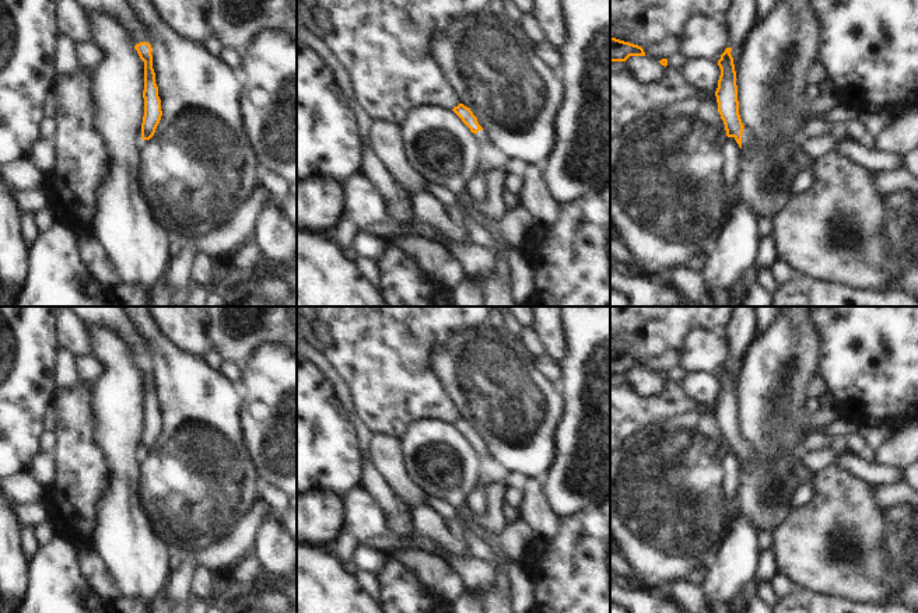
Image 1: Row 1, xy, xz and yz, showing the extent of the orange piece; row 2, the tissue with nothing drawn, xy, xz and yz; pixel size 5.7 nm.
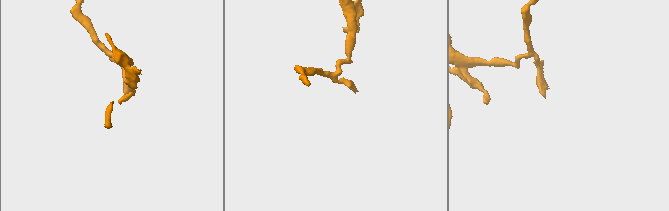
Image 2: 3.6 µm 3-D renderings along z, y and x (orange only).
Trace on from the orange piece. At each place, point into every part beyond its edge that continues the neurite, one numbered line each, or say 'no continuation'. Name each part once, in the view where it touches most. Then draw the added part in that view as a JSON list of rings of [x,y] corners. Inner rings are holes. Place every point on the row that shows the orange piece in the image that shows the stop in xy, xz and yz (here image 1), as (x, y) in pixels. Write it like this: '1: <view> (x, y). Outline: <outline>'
1: yz (767, 174). Outline: [[[744,126],[742,133],[742,172],[737,179],[737,199],[743,200],[753,216],[774,218],[793,195],[792,183],[805,169],[795,158],[796,146],[792,141],[779,140],[761,147],[754,134]]]

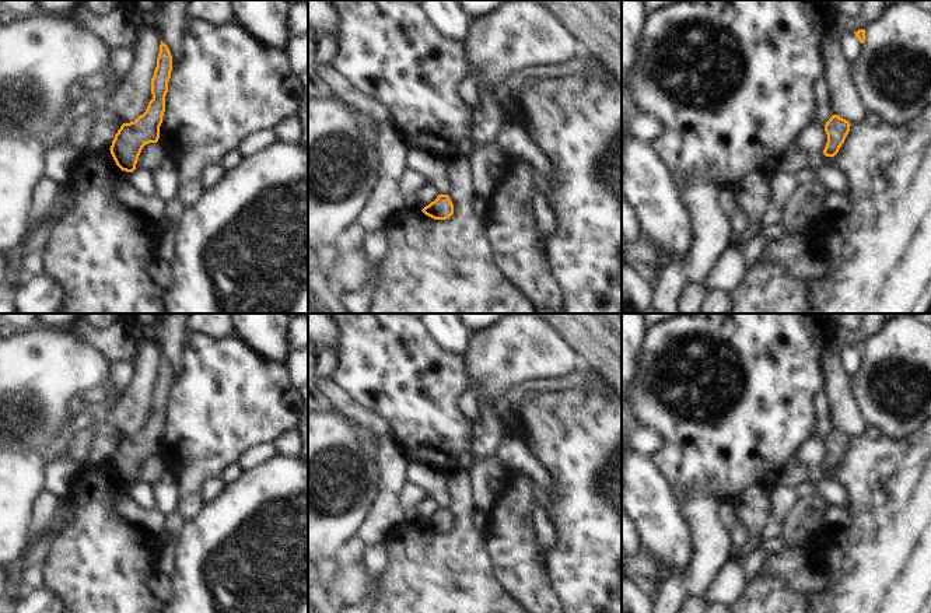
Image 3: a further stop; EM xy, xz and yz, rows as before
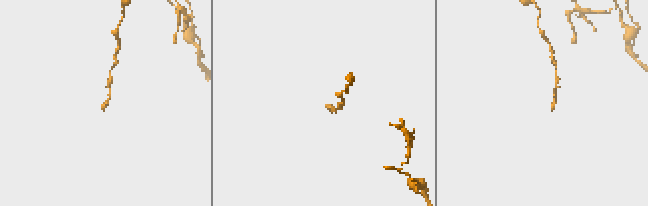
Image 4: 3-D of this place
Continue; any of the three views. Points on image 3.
no continuation.

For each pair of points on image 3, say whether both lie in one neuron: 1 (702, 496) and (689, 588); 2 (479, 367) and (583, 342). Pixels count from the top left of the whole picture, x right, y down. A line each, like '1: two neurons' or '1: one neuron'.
1: one neuron
2: two neurons

